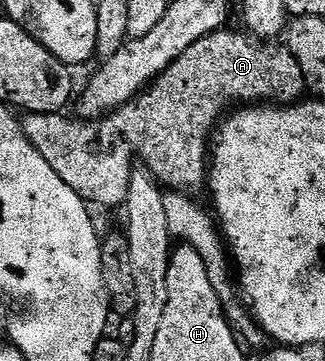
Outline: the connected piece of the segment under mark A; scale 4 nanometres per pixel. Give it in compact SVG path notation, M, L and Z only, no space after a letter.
M230 30L213 31L184 49L184 53L180 53L180 57L176 57L176 61L172 61L172 65L168 65L168 69L164 69L164 73L138 98L103 118L83 121L81 118L69 119L66 113L30 113L21 120L22 128L32 145L36 145L40 155L48 161L48 165L60 173L64 185L73 189L87 204L99 203L102 207L118 208L125 204L130 178L136 170L134 155L139 155L146 162L143 164L163 188L197 193L201 187L203 190L208 179L208 152L212 147L212 136L227 112L239 105L293 105L307 94L304 69L289 46L282 44L281 47L281 42L263 41L253 34L241 35L238 31Z

